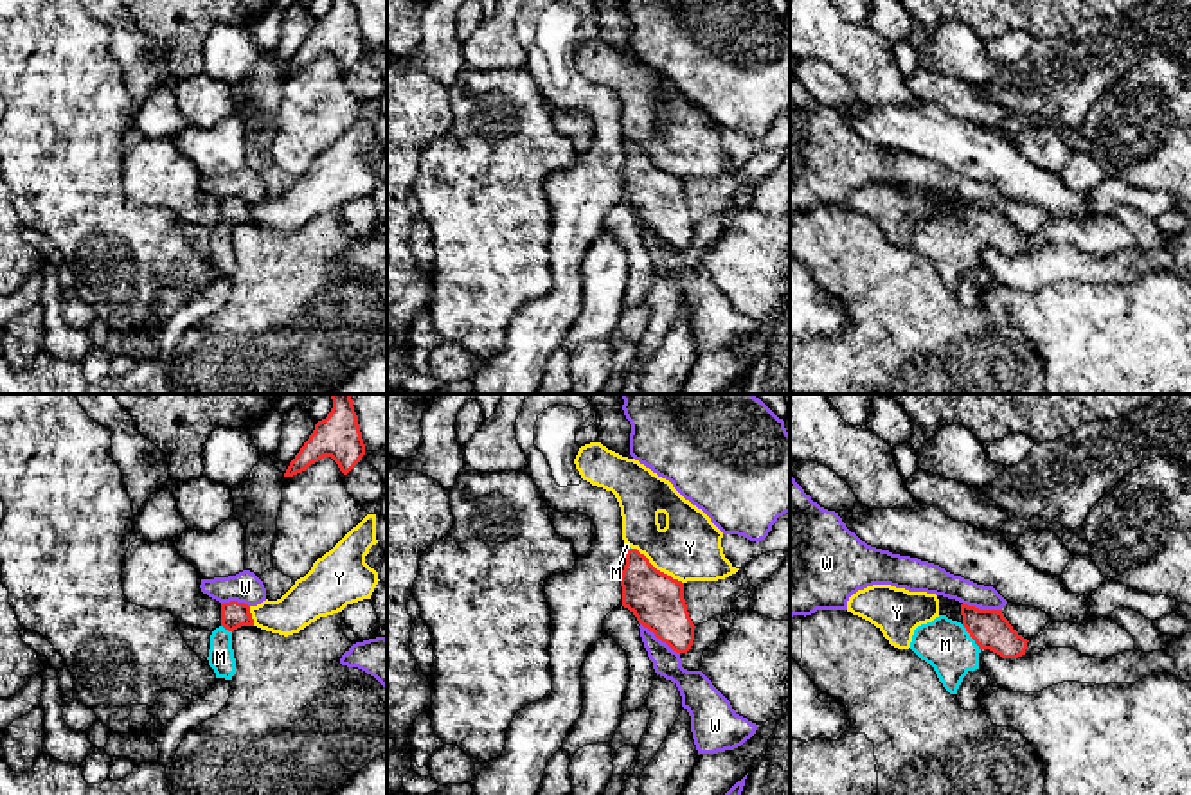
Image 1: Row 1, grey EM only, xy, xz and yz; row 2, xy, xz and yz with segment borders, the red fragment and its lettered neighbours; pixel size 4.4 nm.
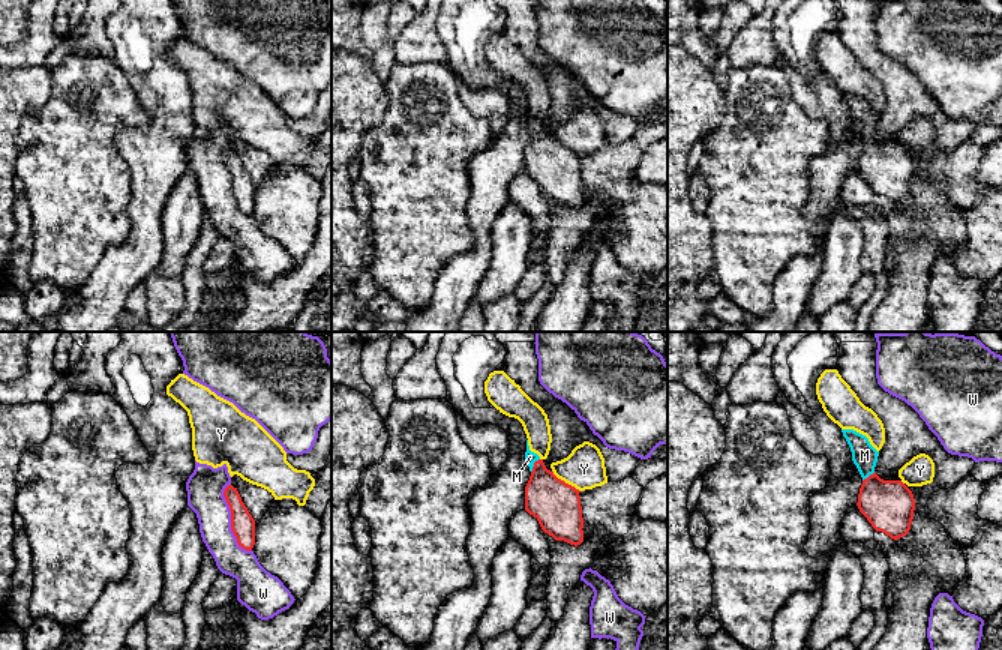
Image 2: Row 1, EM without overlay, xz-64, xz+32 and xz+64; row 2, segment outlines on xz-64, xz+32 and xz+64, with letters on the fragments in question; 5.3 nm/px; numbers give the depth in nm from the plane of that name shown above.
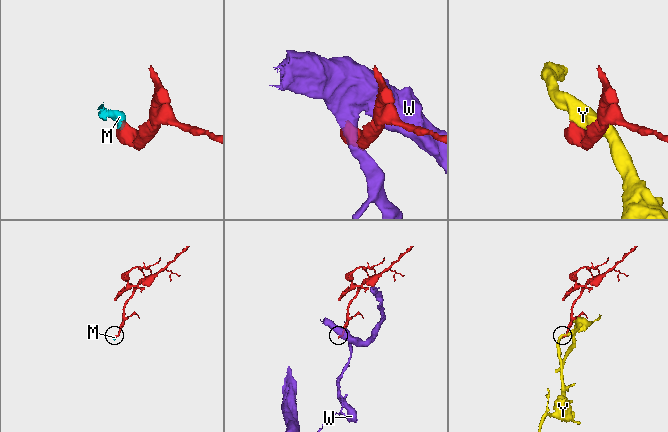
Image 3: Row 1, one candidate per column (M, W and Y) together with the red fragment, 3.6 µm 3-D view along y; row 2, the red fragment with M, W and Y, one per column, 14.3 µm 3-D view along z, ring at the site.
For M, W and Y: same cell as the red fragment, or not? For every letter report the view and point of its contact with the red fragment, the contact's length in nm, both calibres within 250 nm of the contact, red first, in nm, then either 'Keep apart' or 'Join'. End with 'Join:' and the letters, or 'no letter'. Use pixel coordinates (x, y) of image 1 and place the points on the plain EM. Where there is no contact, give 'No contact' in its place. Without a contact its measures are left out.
M: Touches red at yz (970, 232). Shared border 150 nm. Thickness 170 nm (red) against 220 nm. Join
W: Touches red at xz (661, 236). Shared border 220 nm. Thickness 240 nm (red) against 130 nm. Keep apart
Y: Touches red at xz (655, 166). Shared border 280 nm. Thickness 240 nm (red) against 280 nm. Keep apart
Join: M

